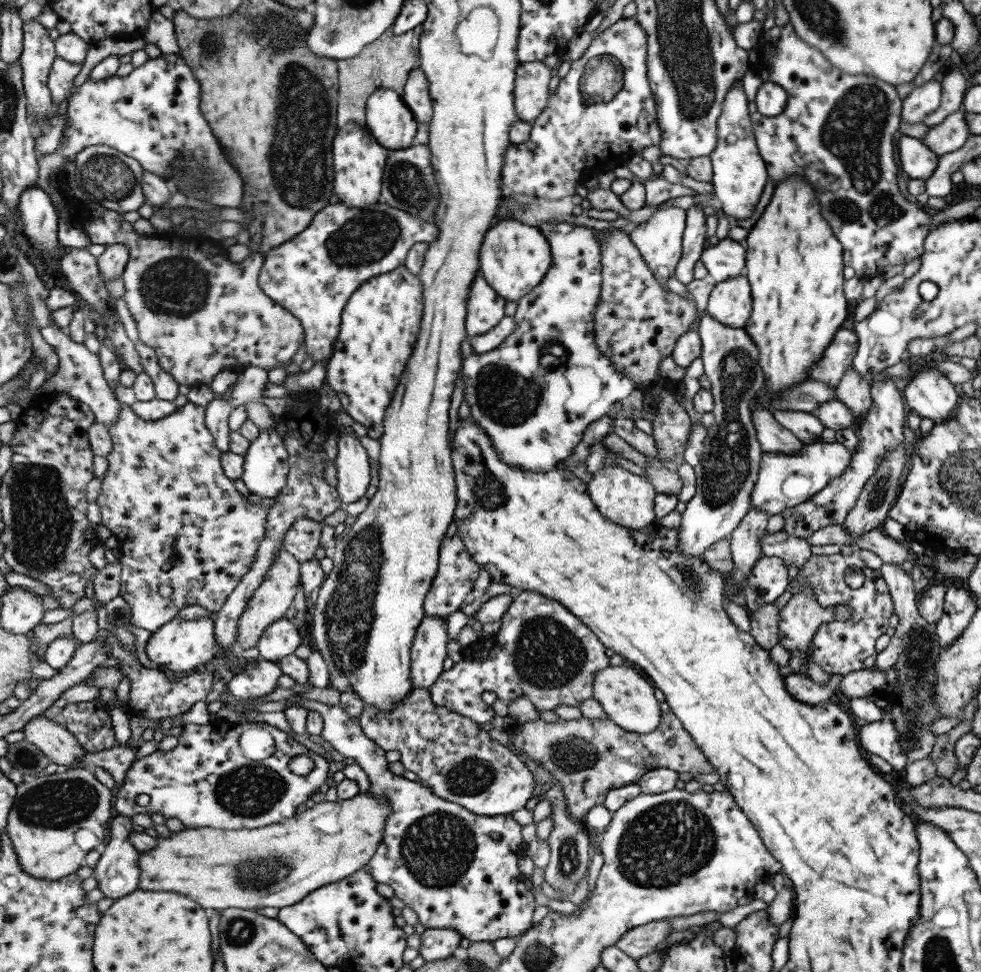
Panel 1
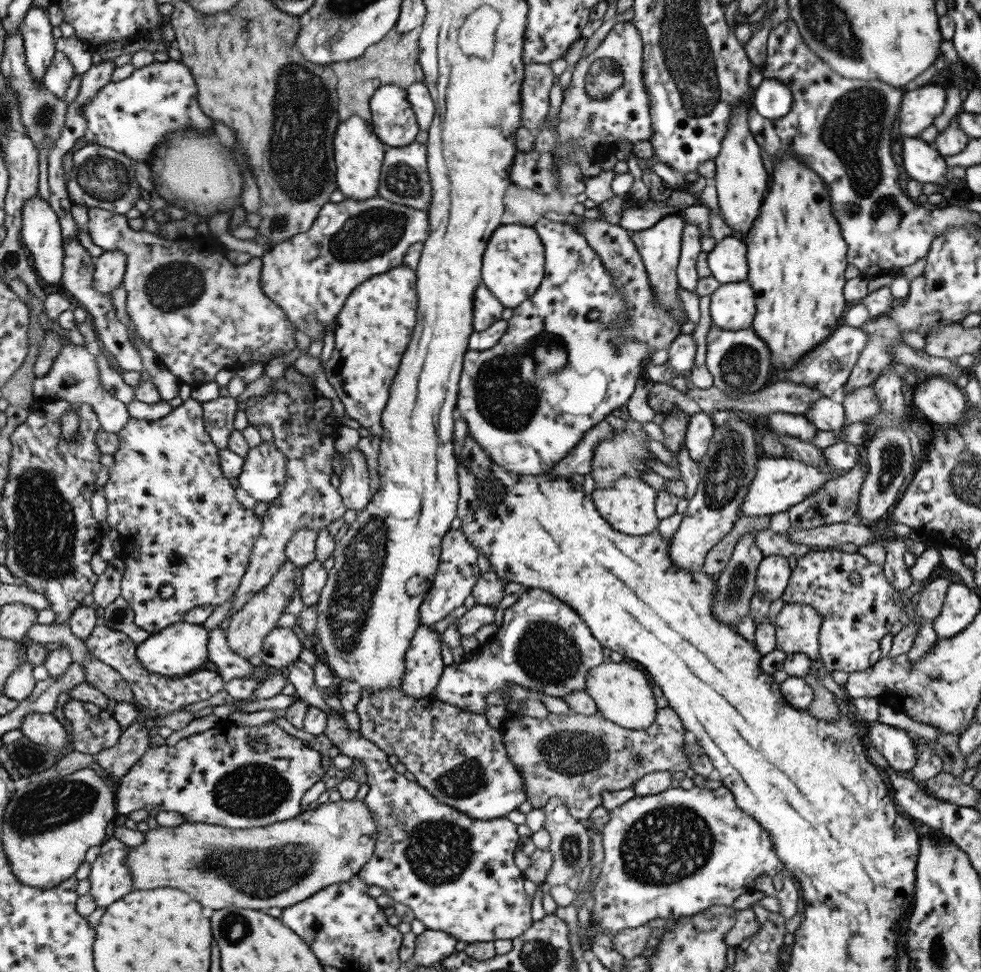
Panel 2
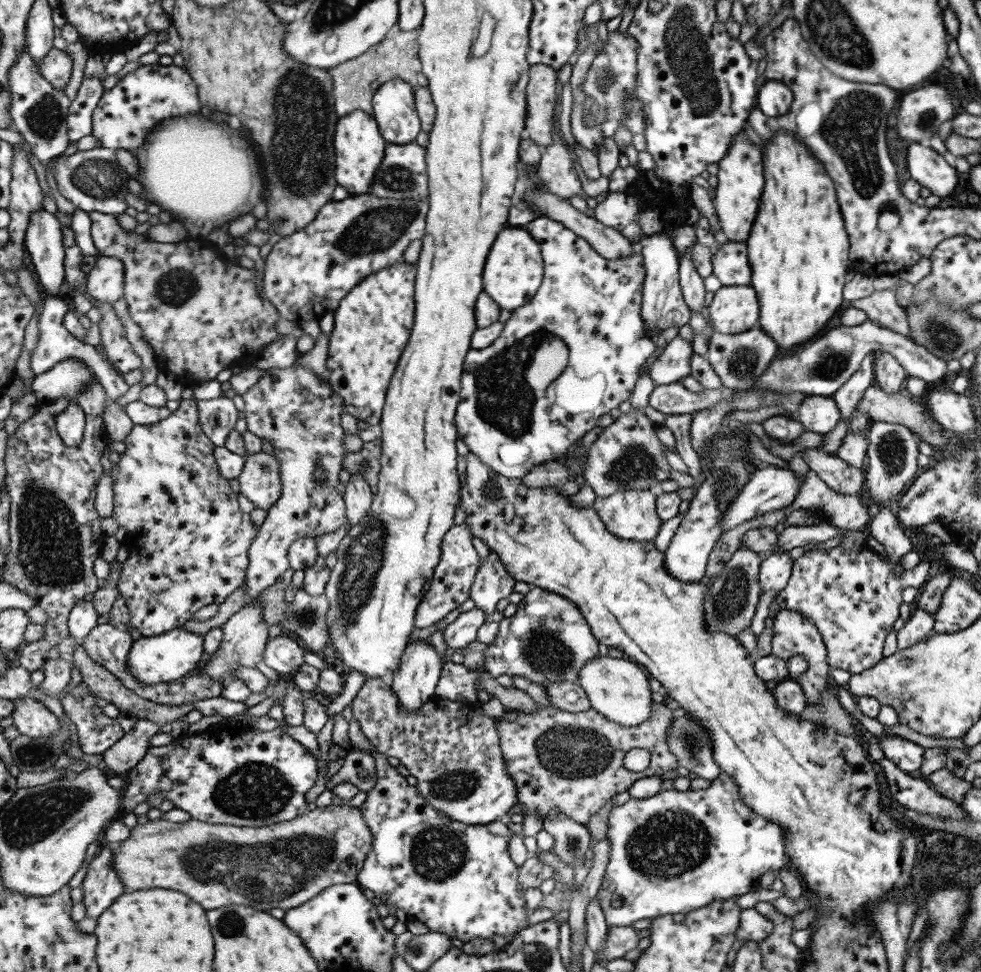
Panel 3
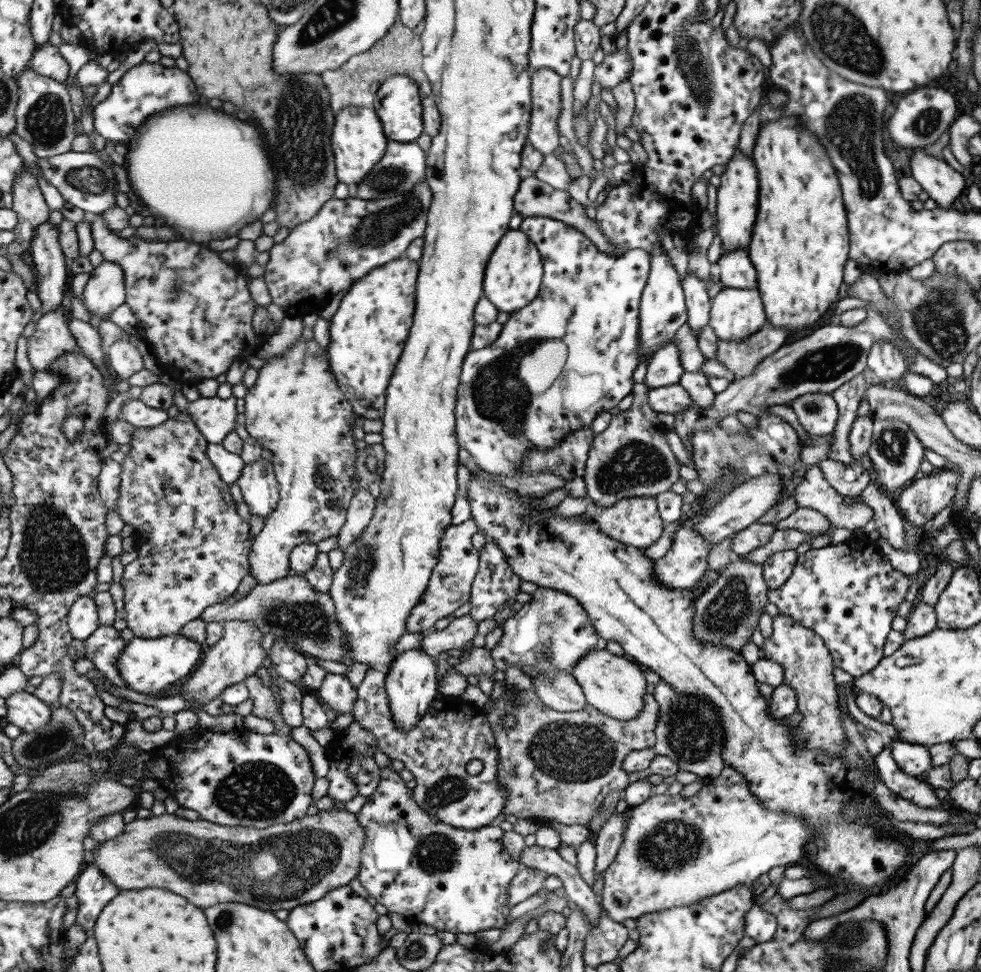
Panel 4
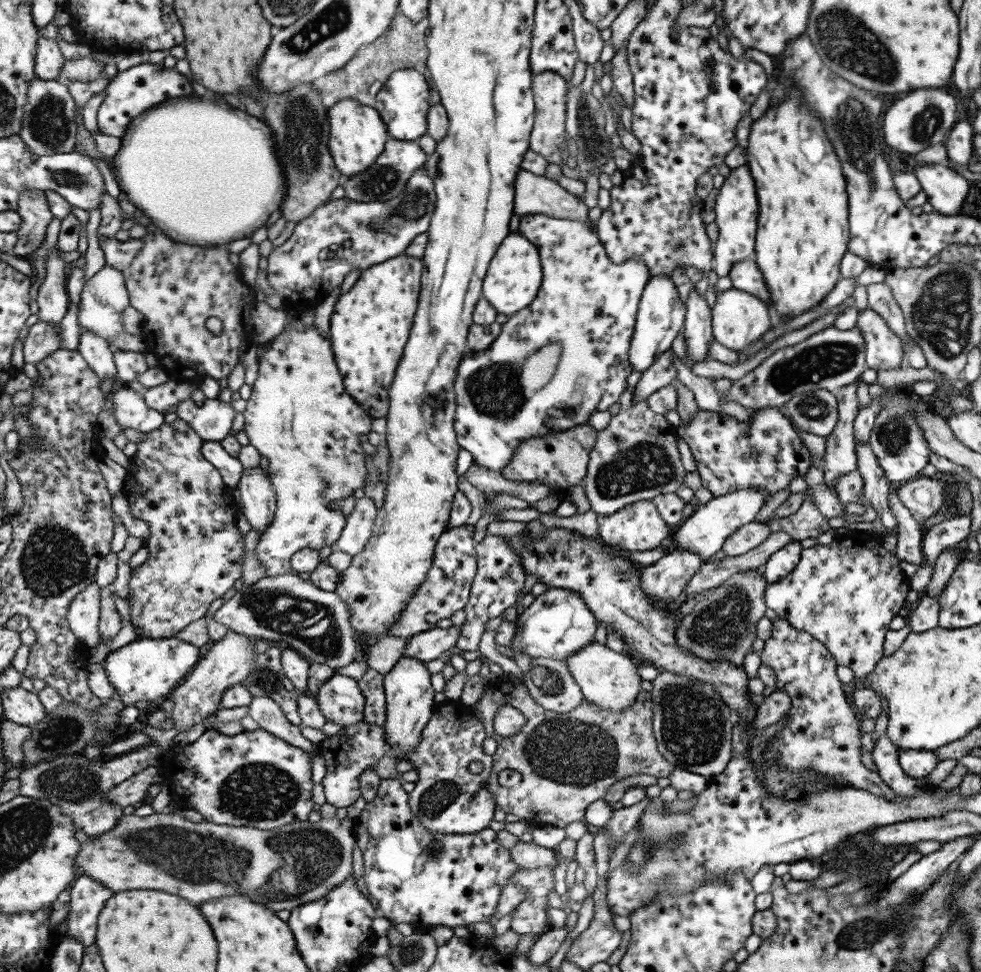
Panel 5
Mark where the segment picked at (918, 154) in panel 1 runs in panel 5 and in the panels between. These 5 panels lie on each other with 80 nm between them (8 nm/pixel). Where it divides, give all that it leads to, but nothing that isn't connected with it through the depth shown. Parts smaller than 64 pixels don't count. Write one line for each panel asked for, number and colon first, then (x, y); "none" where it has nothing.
2: (922, 163)
3: (931, 170)
4: (941, 182)
5: (945, 189)

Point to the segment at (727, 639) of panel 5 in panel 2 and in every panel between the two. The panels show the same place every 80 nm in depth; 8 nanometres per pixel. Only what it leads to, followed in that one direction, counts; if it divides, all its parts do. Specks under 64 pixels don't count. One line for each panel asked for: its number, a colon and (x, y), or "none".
2: (734, 585)
3: (729, 602)
4: (725, 613)

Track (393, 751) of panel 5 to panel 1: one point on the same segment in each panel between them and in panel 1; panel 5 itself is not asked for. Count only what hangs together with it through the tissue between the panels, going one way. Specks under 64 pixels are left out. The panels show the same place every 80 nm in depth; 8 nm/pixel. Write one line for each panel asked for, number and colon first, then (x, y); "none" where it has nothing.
1: (428, 649)
2: (423, 669)
3: (414, 683)
4: (411, 688)

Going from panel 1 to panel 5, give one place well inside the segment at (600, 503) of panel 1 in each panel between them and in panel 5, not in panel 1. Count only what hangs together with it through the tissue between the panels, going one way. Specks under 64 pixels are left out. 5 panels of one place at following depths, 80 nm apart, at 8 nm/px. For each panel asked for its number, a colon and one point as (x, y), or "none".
2: (627, 505)
3: (631, 514)
4: (634, 521)
5: (636, 527)

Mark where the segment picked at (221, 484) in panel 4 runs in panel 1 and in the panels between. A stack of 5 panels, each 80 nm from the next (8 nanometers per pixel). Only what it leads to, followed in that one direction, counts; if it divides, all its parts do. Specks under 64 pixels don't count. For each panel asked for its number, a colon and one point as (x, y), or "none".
1: (179, 520)
2: (177, 514)
3: (191, 542)

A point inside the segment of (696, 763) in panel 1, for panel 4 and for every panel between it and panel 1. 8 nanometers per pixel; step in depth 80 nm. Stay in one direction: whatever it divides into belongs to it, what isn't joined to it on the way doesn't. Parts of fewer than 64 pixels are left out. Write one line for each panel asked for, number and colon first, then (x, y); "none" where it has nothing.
2: (576, 758)
3: (569, 761)
4: (557, 767)

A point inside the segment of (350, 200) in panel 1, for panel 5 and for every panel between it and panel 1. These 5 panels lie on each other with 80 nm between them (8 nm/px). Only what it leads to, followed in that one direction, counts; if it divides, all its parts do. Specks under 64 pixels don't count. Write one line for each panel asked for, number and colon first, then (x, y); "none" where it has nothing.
2: (359, 153)
3: (360, 147)
4: (358, 140)
5: (359, 133)

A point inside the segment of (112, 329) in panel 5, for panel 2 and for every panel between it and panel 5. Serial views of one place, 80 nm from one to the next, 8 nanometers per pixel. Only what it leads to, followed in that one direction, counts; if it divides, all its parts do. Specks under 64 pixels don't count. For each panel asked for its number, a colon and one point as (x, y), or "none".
2: (110, 270)
3: (107, 281)
4: (106, 290)

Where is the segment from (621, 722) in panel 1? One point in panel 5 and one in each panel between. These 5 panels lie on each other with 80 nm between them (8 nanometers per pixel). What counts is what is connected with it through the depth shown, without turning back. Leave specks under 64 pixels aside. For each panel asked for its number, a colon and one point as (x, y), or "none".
2: (621, 691)
3: (616, 688)
4: (614, 686)
5: (607, 679)

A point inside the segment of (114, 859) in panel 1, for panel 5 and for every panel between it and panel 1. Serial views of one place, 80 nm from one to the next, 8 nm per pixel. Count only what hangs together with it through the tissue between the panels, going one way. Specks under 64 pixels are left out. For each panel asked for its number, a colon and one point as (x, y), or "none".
2: (111, 878)
3: (102, 884)
4: (95, 889)
5: (88, 897)

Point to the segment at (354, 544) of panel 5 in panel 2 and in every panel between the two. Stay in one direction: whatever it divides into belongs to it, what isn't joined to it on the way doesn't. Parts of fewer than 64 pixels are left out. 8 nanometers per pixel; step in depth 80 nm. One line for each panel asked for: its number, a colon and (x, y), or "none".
2: (355, 489)
3: (358, 496)
4: (362, 506)

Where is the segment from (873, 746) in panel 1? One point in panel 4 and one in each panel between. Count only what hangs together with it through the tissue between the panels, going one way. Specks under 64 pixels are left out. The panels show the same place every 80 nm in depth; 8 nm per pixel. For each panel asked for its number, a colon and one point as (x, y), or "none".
2: (893, 744)
3: (907, 756)
4: (913, 759)

